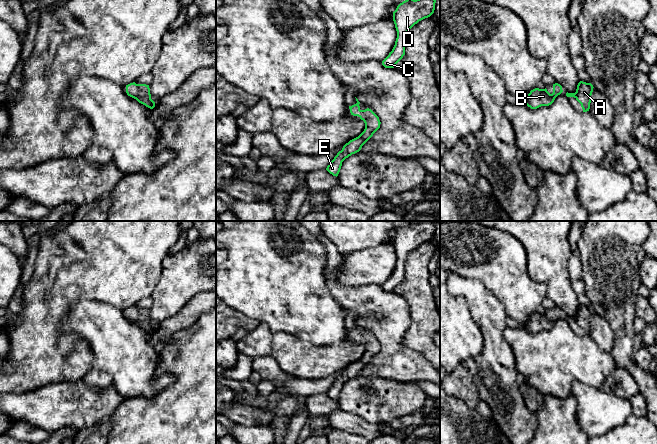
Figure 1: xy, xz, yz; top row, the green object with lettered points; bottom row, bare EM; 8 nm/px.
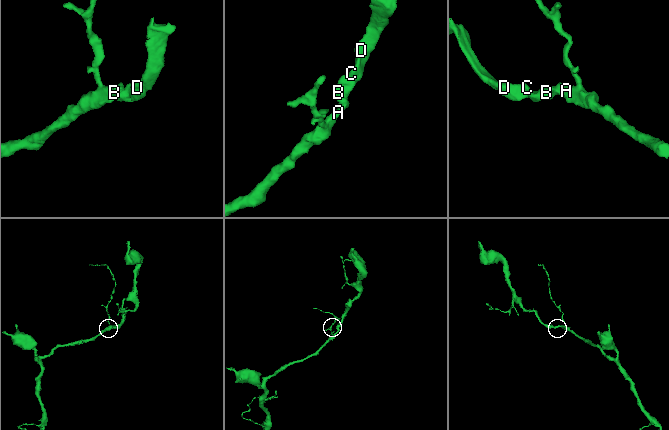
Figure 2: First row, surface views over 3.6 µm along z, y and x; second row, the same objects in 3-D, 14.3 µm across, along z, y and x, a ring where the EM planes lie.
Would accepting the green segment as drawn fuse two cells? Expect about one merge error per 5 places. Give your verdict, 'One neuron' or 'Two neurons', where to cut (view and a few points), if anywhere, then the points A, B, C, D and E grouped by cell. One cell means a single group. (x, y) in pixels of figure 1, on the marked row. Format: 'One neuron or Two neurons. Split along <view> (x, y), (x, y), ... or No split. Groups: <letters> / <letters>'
One neuron. No split. Groups: A B C D E

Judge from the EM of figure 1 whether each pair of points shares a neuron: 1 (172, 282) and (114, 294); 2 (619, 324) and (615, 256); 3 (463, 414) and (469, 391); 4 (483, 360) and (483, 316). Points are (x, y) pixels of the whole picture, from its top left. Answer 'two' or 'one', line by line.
1: two
2: one
3: two
4: one

